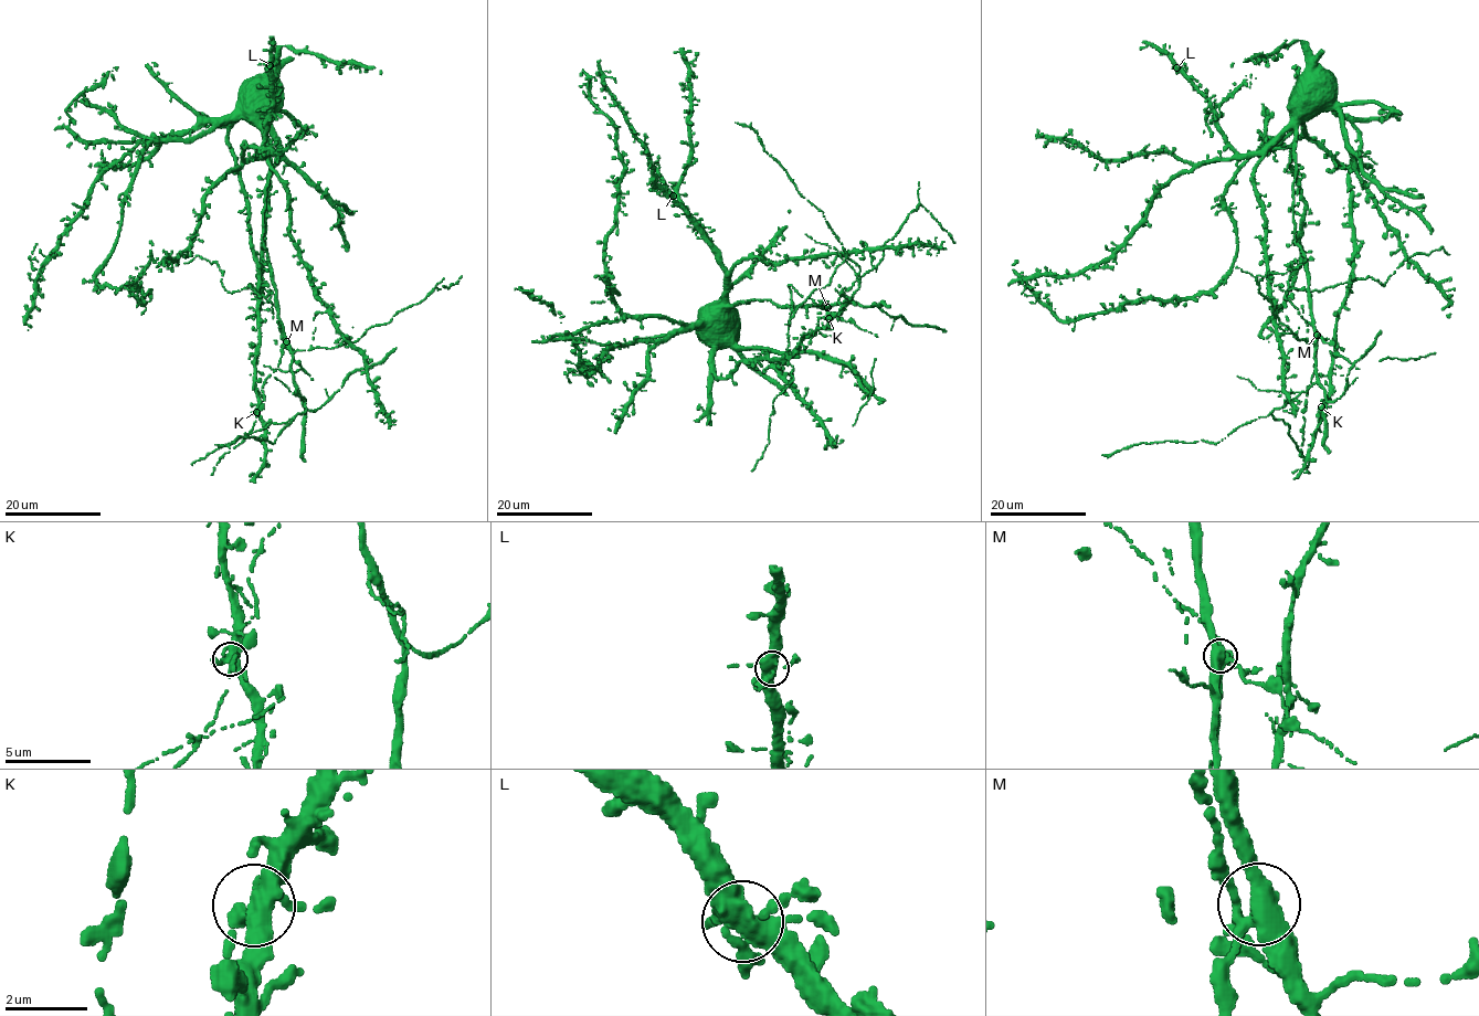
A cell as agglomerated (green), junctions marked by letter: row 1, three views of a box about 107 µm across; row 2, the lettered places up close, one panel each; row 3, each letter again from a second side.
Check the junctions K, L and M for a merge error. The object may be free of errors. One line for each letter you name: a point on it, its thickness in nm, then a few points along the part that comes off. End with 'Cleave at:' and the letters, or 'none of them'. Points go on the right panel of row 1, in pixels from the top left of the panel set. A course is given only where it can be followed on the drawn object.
M: place (1317, 335); calibre 440 nm; course (1317, 335), (1285, 296), (1288, 289), (1323, 290), (1367, 277), (1383, 285), (1405, 258), (1441, 246), (1449, 254)
Cleave at: M

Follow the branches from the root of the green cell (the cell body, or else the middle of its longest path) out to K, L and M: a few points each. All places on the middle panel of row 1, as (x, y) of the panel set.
K: (722, 309), (714, 309), (712, 358), (714, 371), (722, 378), (741, 361), (796, 352), (828, 318)
L: (722, 309), (716, 307), (722, 303), (728, 279), (721, 260), (694, 219), (673, 196)
M: (722, 309), (725, 303), (730, 306), (760, 299), (769, 299), (781, 307), (827, 308)

